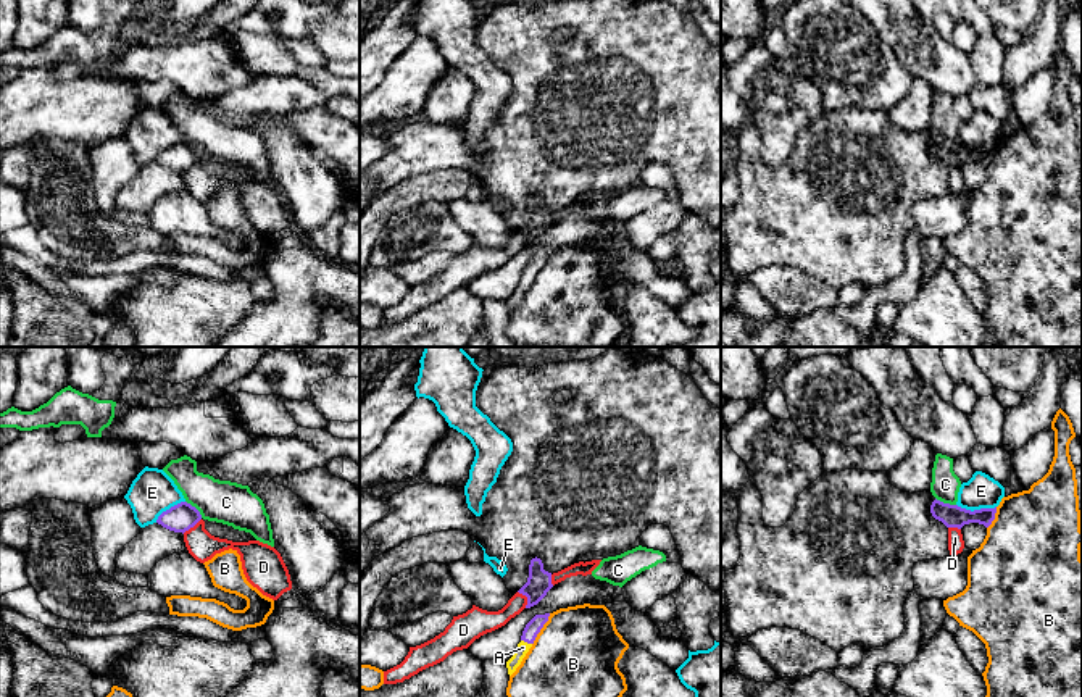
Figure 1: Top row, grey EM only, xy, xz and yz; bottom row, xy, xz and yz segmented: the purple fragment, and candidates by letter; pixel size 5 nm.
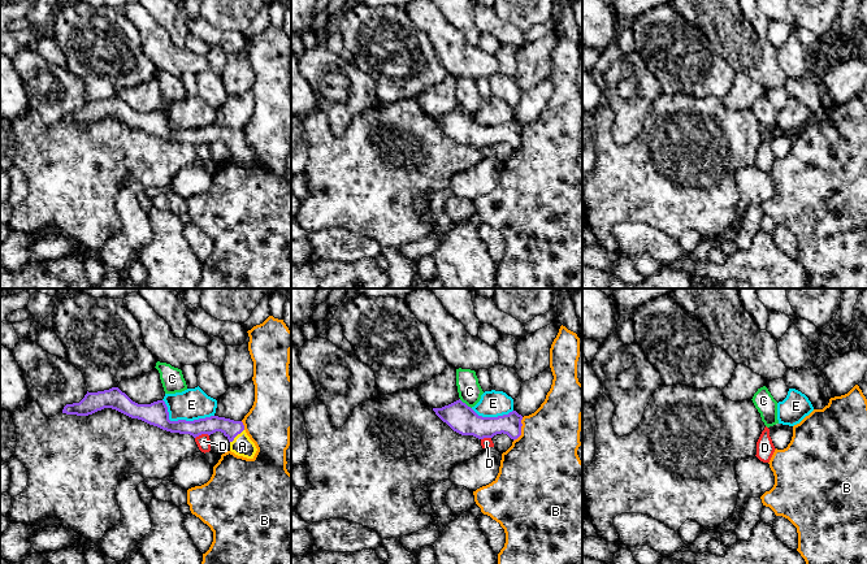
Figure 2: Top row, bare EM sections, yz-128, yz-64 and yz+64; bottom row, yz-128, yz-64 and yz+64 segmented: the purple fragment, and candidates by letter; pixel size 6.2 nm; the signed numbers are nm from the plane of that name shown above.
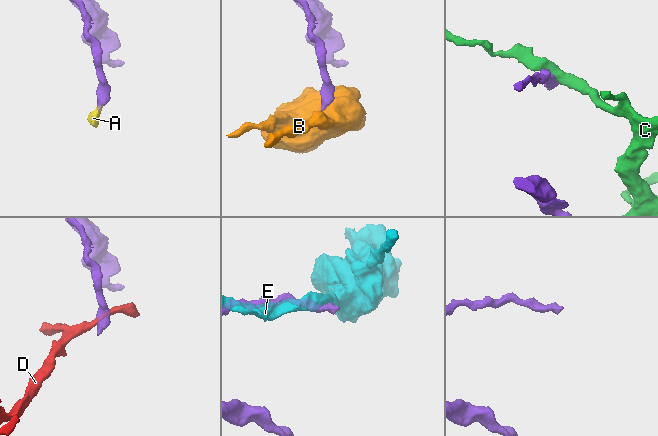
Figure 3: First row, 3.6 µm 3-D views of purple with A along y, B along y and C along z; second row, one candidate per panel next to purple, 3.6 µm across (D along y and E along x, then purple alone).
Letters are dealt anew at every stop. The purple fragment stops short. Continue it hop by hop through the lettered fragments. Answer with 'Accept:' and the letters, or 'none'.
Accept: A

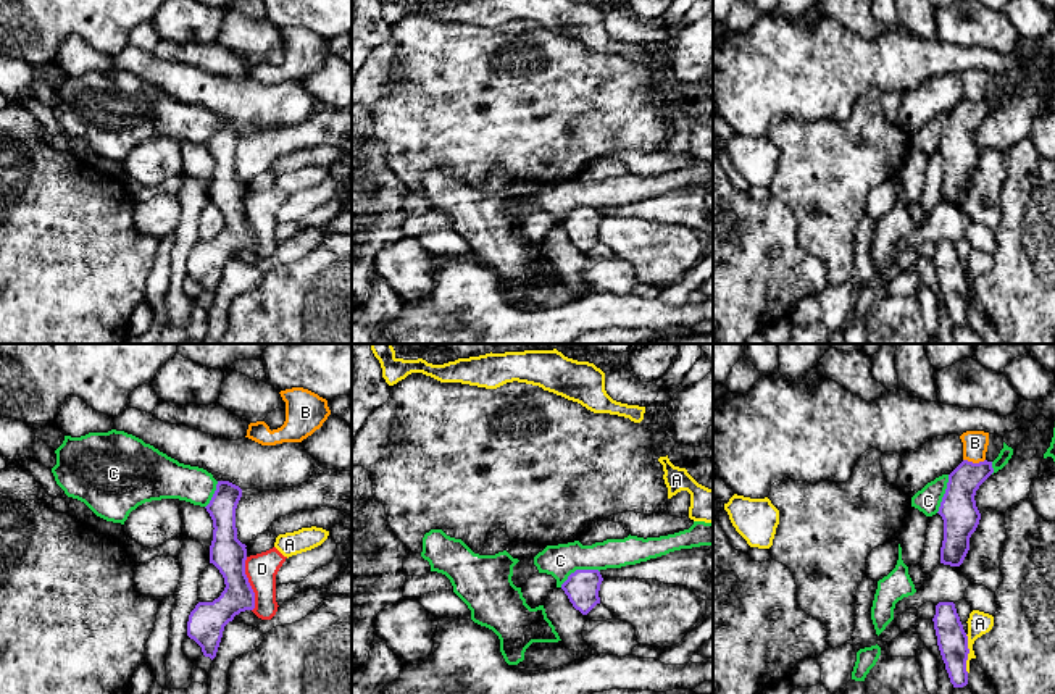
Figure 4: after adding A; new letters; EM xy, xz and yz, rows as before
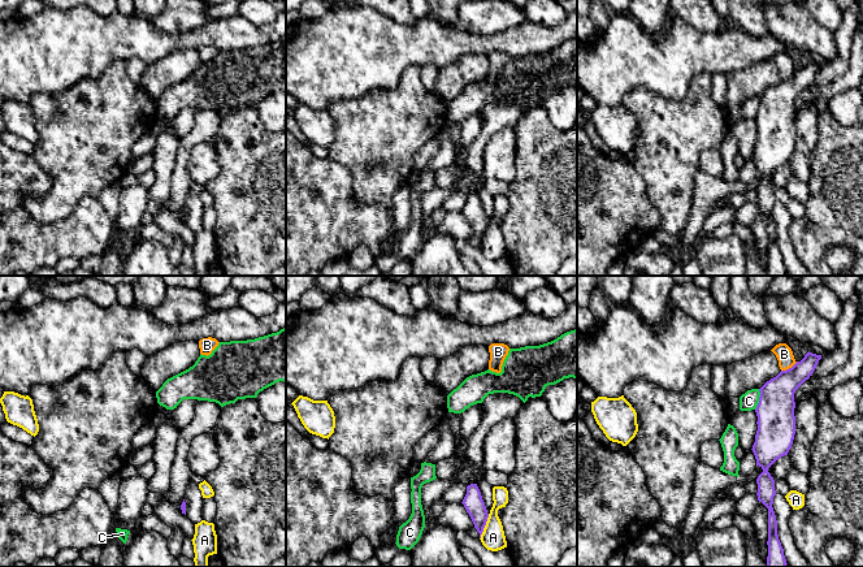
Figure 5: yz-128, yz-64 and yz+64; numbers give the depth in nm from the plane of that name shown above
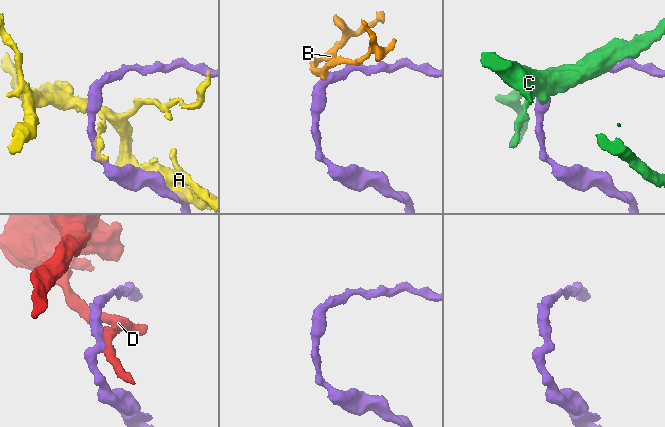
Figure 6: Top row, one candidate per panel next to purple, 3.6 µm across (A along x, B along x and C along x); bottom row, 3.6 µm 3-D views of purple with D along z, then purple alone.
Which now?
Accept: none

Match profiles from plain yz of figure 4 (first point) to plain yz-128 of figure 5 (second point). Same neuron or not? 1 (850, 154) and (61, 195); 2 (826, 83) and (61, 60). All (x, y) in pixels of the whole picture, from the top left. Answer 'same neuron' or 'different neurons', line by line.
1: same neuron
2: same neuron

